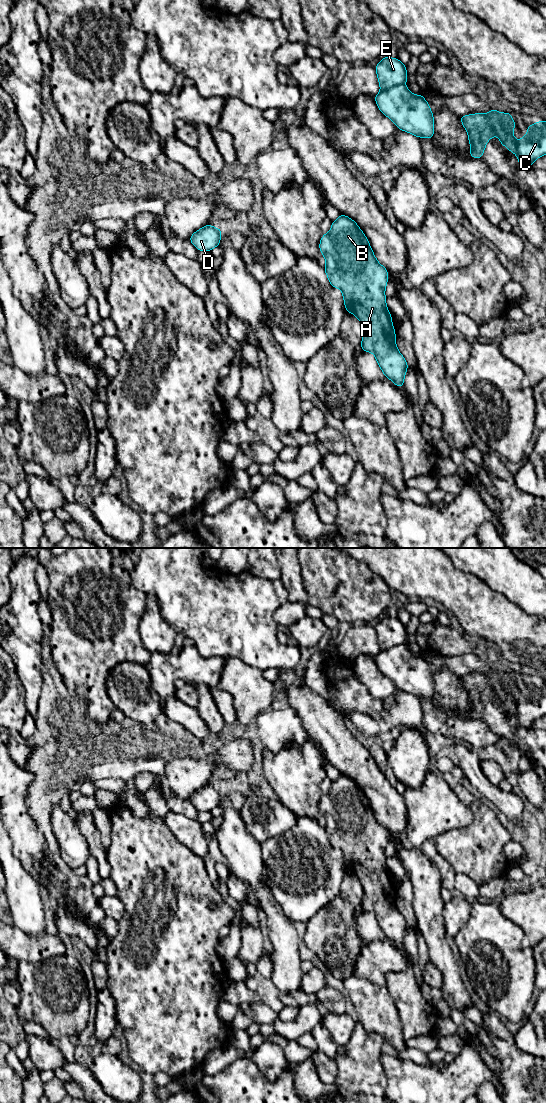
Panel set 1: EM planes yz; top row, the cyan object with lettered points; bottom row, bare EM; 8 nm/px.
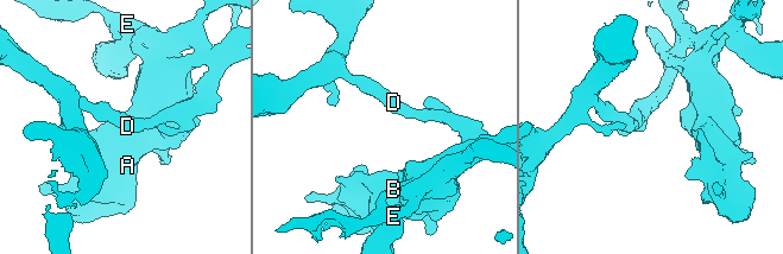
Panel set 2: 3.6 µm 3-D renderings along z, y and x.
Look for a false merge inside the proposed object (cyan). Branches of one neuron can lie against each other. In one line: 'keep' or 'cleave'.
cleave

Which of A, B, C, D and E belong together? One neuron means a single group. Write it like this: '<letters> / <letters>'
A B E / C D

